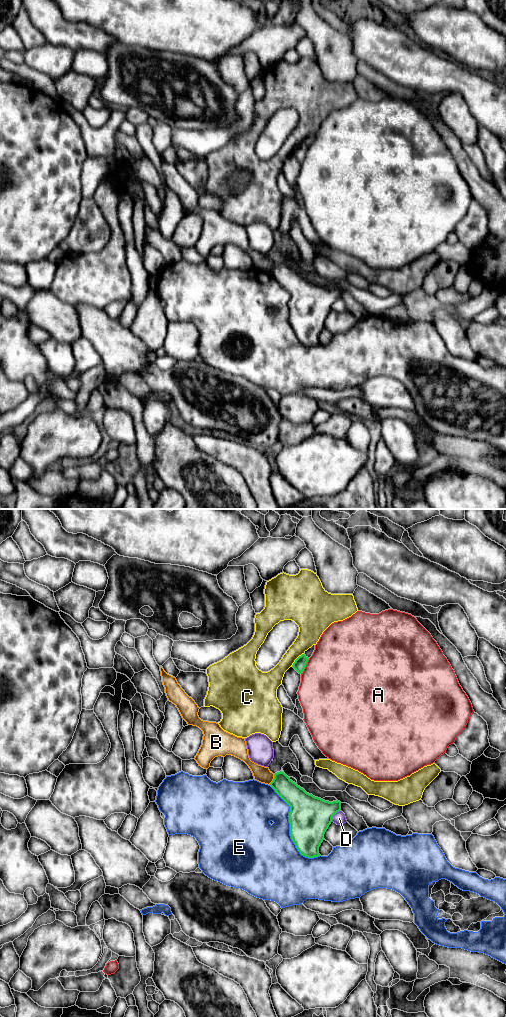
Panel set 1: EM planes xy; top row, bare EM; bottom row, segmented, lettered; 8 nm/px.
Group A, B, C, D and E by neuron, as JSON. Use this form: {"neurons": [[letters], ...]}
{"neurons": [["A"], ["B"], ["C"], ["D"], ["E"]]}

